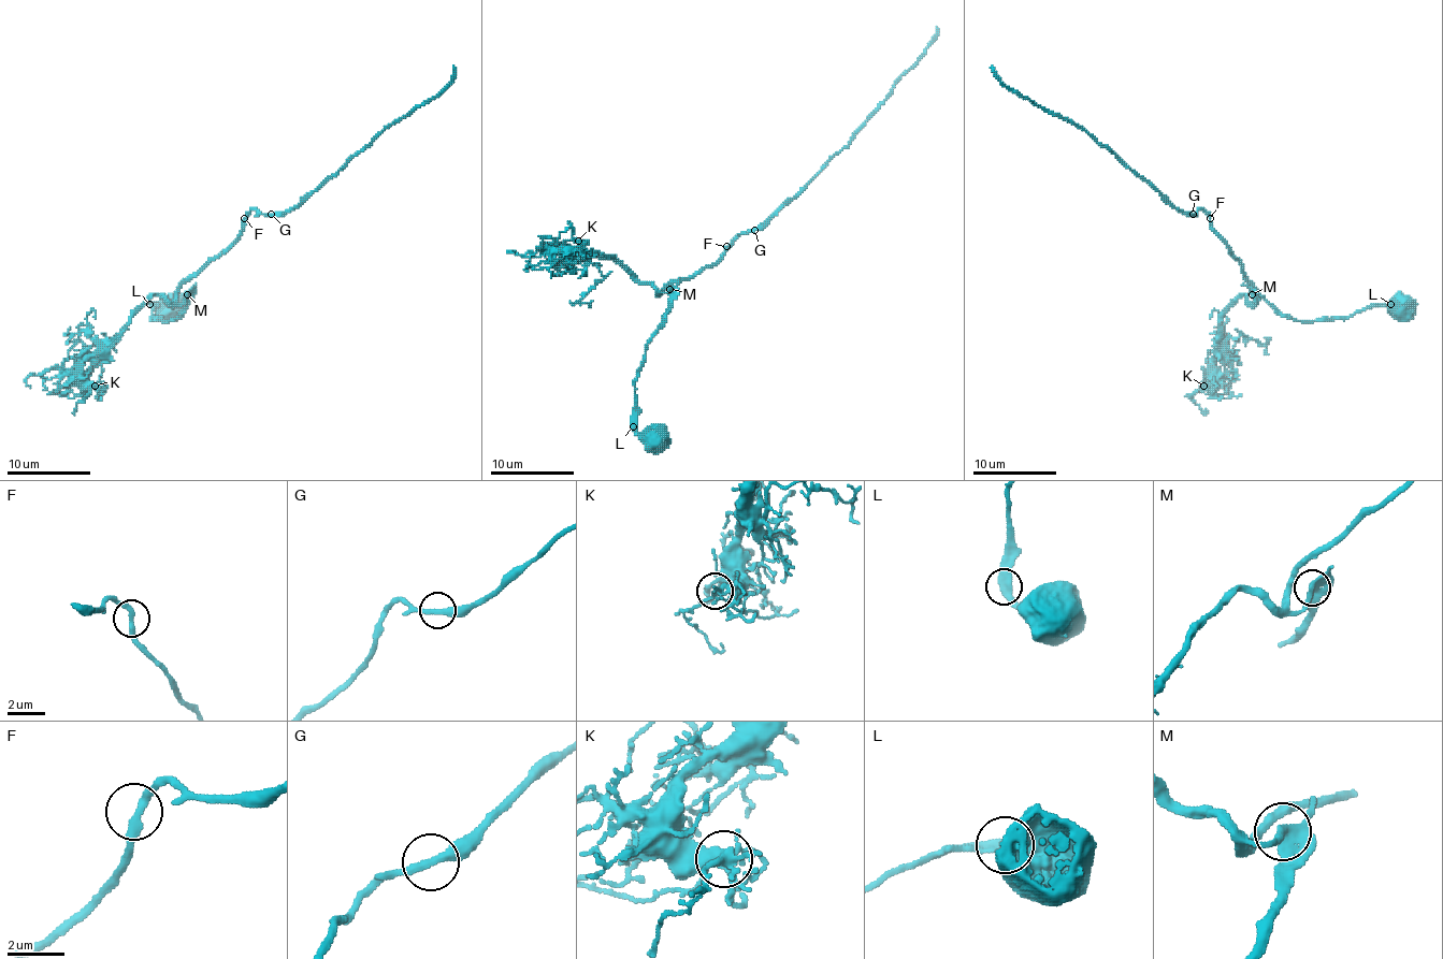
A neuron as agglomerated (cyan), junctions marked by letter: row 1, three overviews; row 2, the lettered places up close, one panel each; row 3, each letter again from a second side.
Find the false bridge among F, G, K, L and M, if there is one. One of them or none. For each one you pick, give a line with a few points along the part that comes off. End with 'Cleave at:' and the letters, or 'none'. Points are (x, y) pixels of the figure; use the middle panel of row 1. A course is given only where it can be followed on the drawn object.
Cleave at: none

